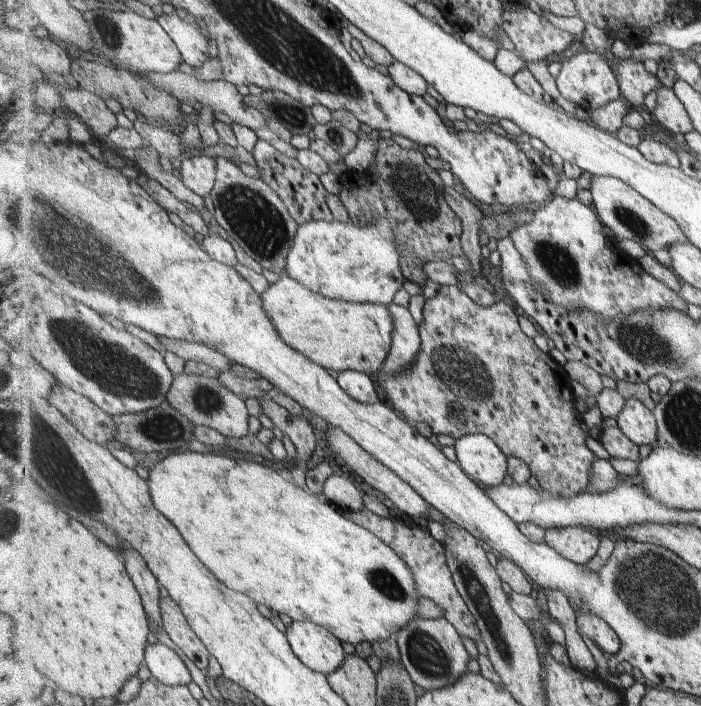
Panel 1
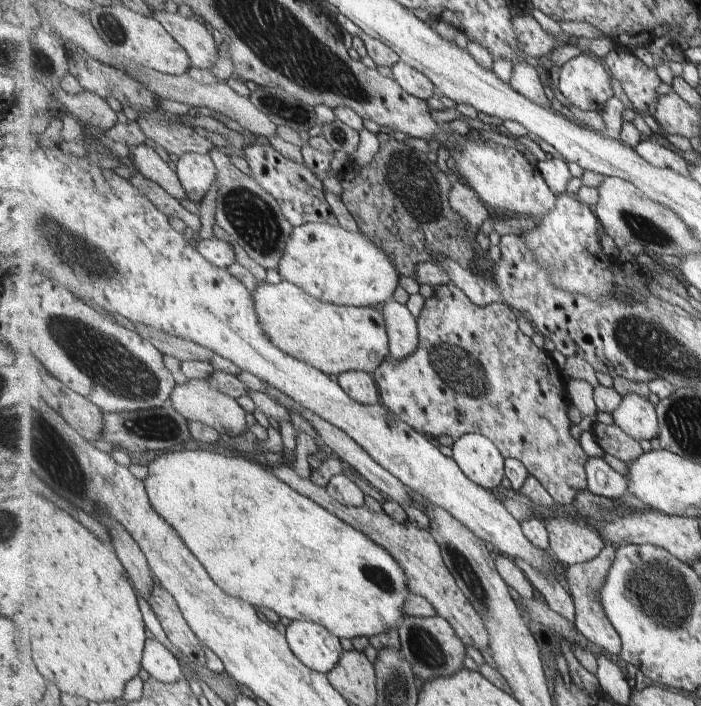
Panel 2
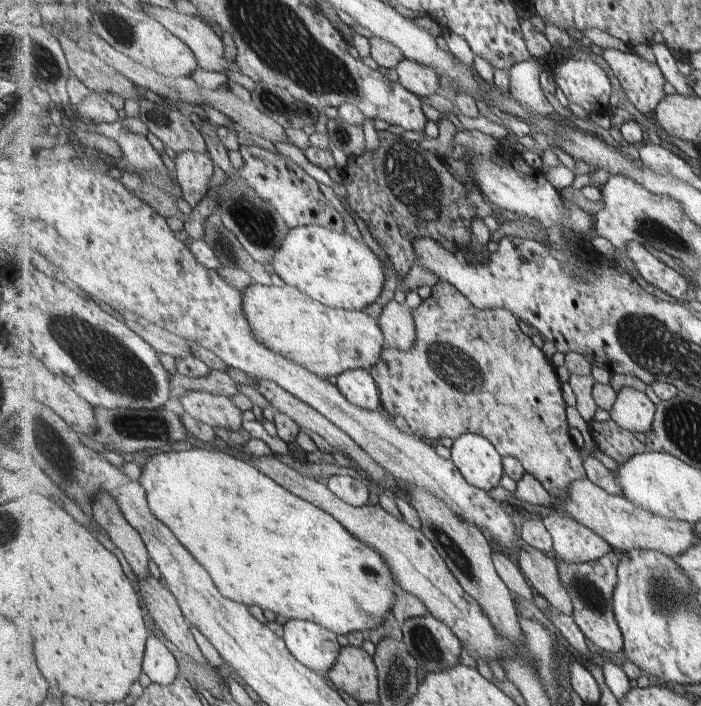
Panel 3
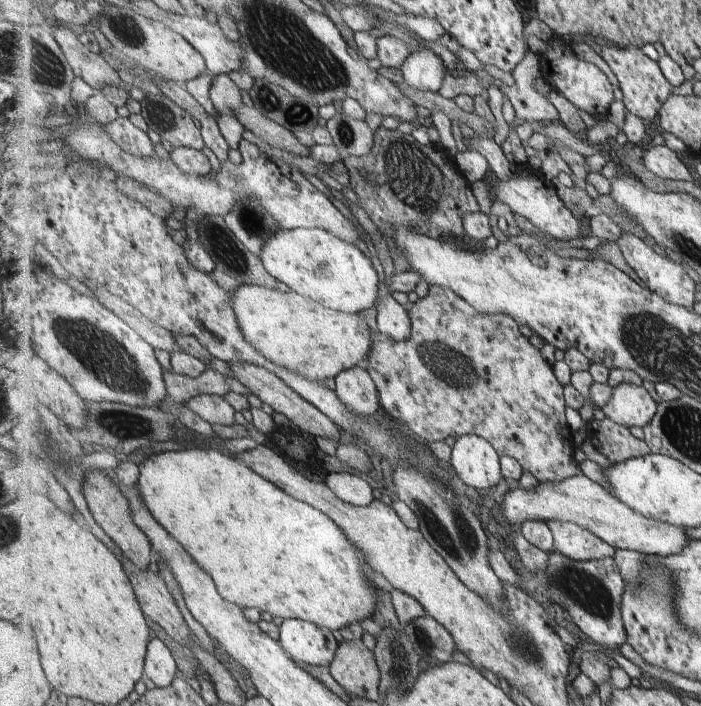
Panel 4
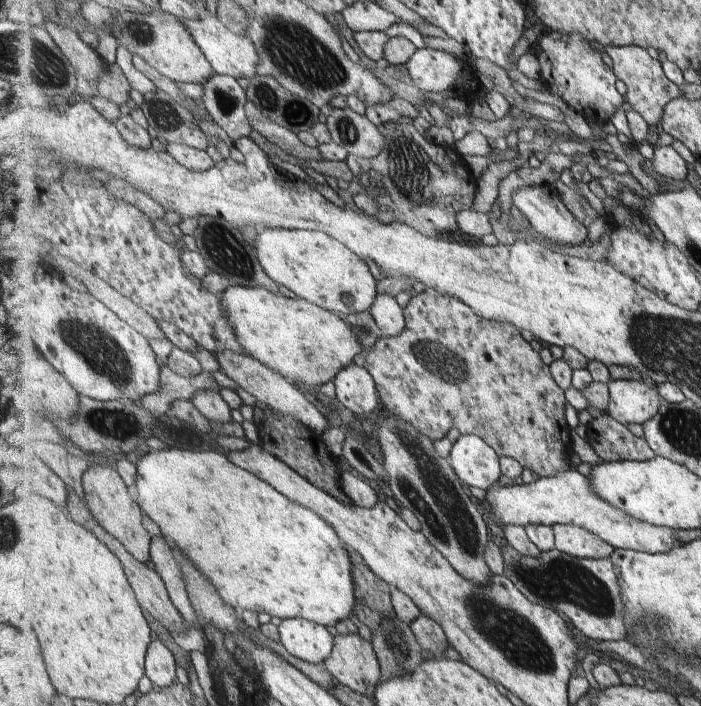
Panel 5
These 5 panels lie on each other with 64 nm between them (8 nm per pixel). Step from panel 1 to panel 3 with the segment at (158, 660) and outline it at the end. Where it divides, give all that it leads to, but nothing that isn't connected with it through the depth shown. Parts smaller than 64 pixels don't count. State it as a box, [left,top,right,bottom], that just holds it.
[143,636,180,685]

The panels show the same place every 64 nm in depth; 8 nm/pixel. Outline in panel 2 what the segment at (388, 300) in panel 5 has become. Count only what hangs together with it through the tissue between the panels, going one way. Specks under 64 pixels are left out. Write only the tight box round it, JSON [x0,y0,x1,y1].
[382,300,419,360]

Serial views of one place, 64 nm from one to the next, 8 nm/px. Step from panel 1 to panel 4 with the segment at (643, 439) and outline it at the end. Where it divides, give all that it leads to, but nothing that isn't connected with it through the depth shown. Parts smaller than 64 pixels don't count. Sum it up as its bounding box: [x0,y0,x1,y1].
[602,384,659,427]

